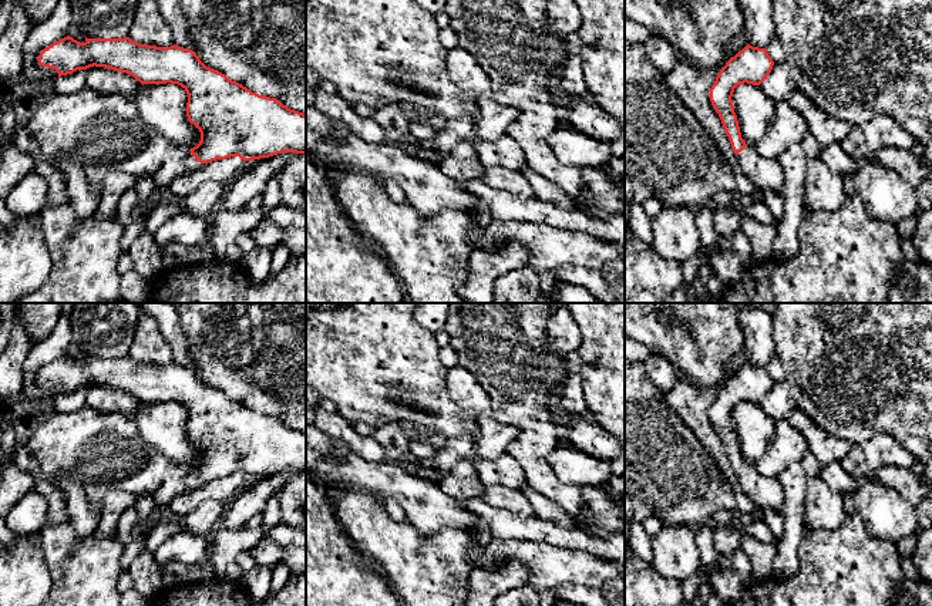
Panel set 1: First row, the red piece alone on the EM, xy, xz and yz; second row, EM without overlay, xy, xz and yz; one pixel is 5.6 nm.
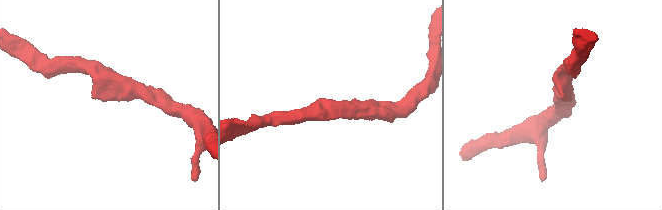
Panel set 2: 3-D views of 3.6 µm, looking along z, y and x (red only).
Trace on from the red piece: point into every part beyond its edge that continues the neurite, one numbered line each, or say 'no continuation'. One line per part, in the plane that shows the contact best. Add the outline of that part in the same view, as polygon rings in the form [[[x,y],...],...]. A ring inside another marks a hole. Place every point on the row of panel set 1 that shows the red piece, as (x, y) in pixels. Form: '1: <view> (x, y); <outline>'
1: xy (179, 161); [[[172,145],[162,166],[152,175],[157,191],[165,193],[171,182],[185,174],[201,168],[201,162],[189,149]]]

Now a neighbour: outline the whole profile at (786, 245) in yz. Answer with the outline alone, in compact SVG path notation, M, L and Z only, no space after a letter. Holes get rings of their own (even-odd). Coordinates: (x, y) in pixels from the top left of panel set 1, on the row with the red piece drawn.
M798 142L784 149L775 161L783 171L783 185L777 192L783 196L785 208L773 242L773 259L788 260L798 252L800 225L805 218L803 202L808 158Z

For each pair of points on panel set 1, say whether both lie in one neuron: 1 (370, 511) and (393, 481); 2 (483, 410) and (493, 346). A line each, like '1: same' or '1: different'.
1: different
2: different

